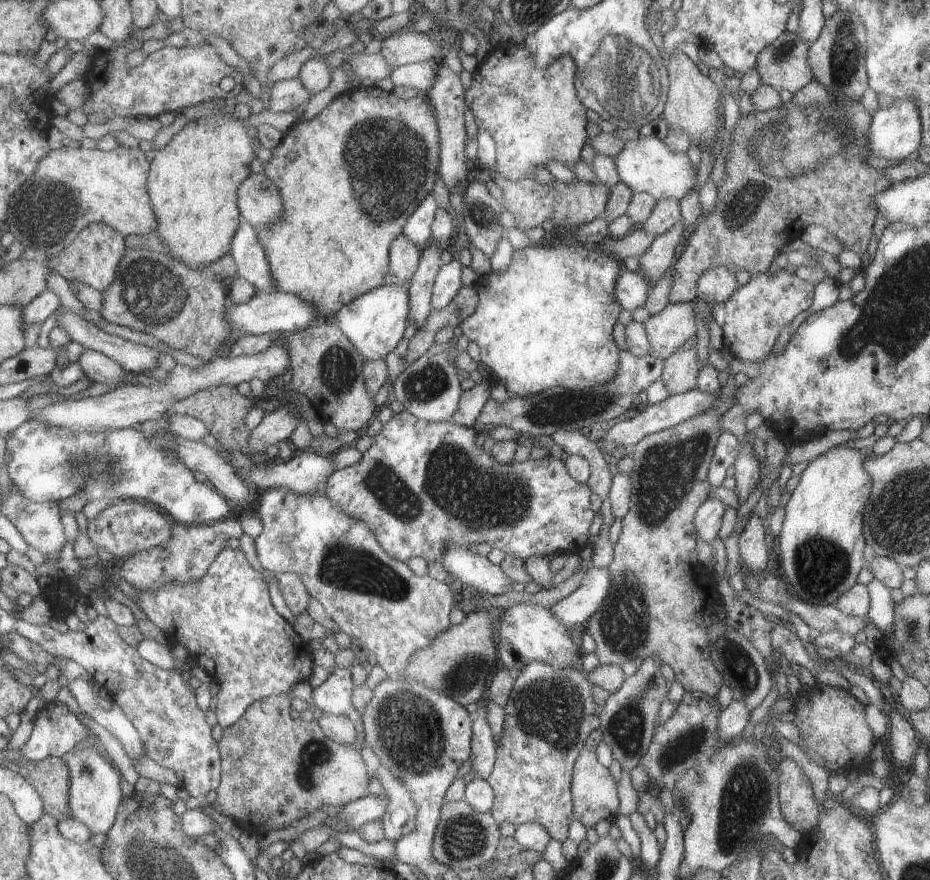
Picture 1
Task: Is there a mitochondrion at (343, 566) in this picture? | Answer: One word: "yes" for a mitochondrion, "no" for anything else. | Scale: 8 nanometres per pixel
yes

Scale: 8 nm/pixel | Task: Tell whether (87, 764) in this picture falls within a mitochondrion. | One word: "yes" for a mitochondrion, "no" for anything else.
yes

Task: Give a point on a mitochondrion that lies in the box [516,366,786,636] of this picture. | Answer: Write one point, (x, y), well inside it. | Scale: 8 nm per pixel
(668, 472)

